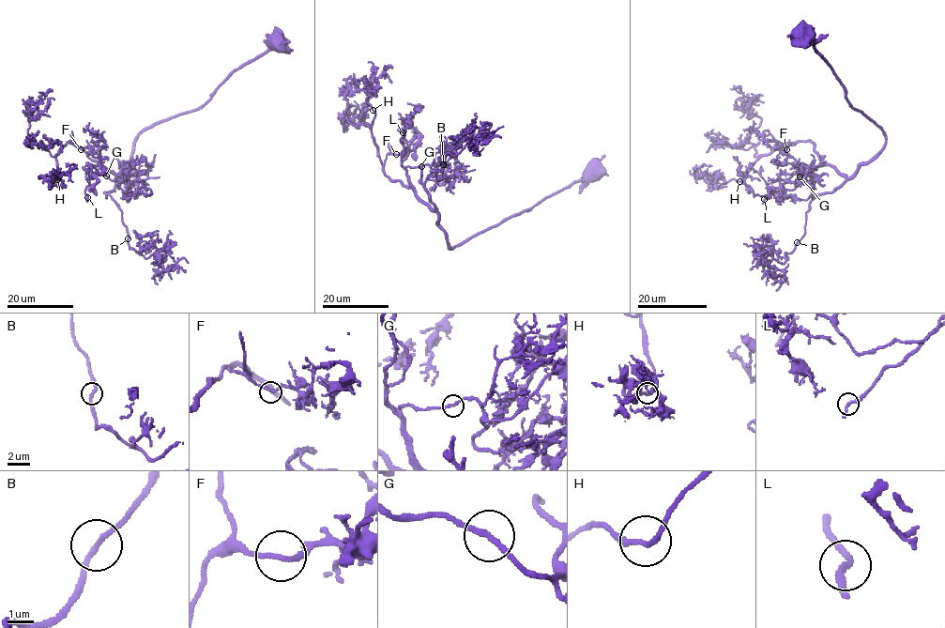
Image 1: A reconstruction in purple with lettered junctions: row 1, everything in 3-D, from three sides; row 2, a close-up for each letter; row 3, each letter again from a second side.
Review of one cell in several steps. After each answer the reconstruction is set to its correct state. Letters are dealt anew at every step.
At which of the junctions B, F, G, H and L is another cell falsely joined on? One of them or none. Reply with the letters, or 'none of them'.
none of them

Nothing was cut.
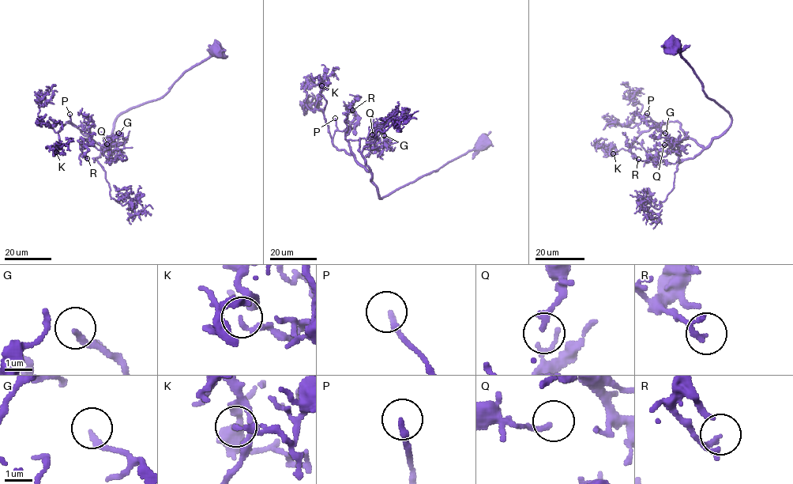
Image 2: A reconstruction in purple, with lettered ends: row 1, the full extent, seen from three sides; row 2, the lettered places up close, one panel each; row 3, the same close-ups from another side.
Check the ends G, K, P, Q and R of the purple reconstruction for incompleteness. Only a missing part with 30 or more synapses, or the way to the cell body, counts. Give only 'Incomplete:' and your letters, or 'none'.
Incomplete: P

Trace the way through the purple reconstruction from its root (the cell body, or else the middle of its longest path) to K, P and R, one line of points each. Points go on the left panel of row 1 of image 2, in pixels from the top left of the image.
K: (216, 51), (159, 98), (120, 114), (106, 147), (69, 121), (58, 130), (54, 149), (62, 152), (56, 152)
P: (216, 51), (189, 68), (159, 98), (120, 114), (106, 147), (67, 122), (71, 123), (69, 114)
R: (216, 51), (159, 98), (120, 114), (106, 147), (89, 138), (80, 143), (82, 151), (82, 140), (87, 158)

